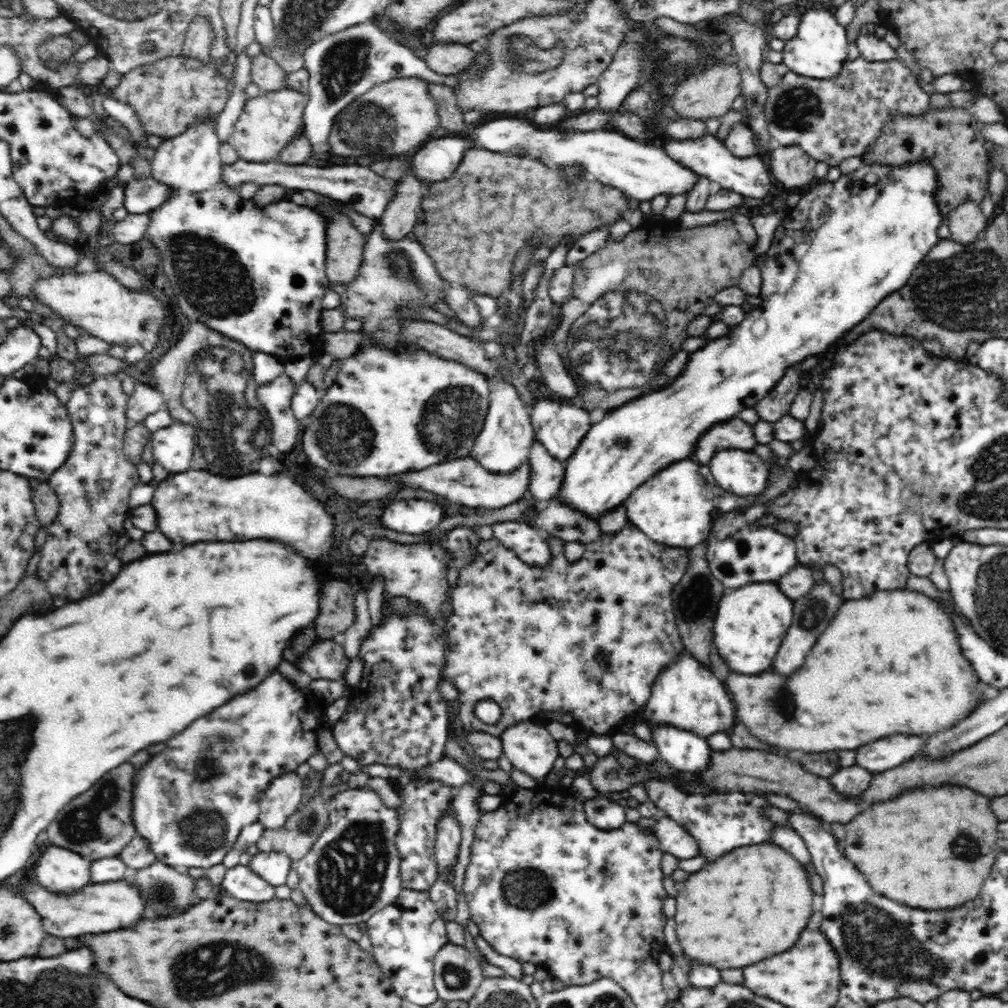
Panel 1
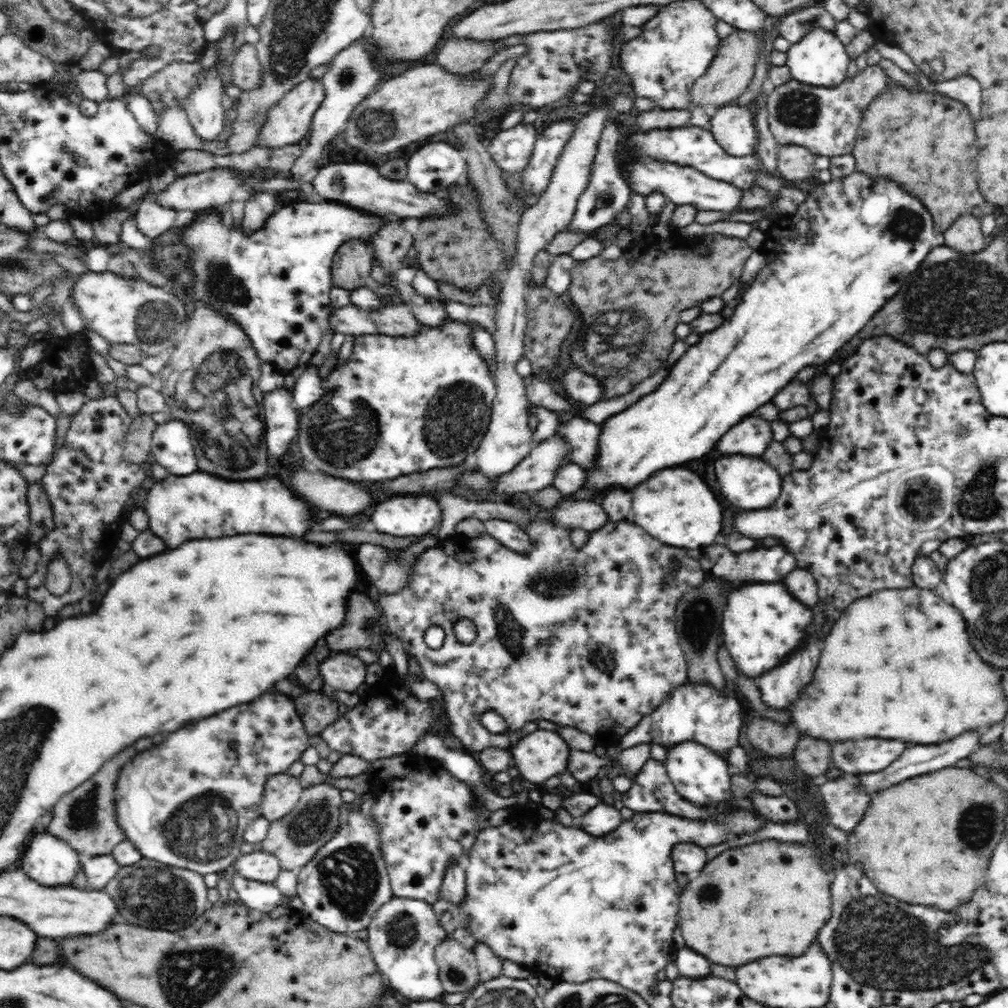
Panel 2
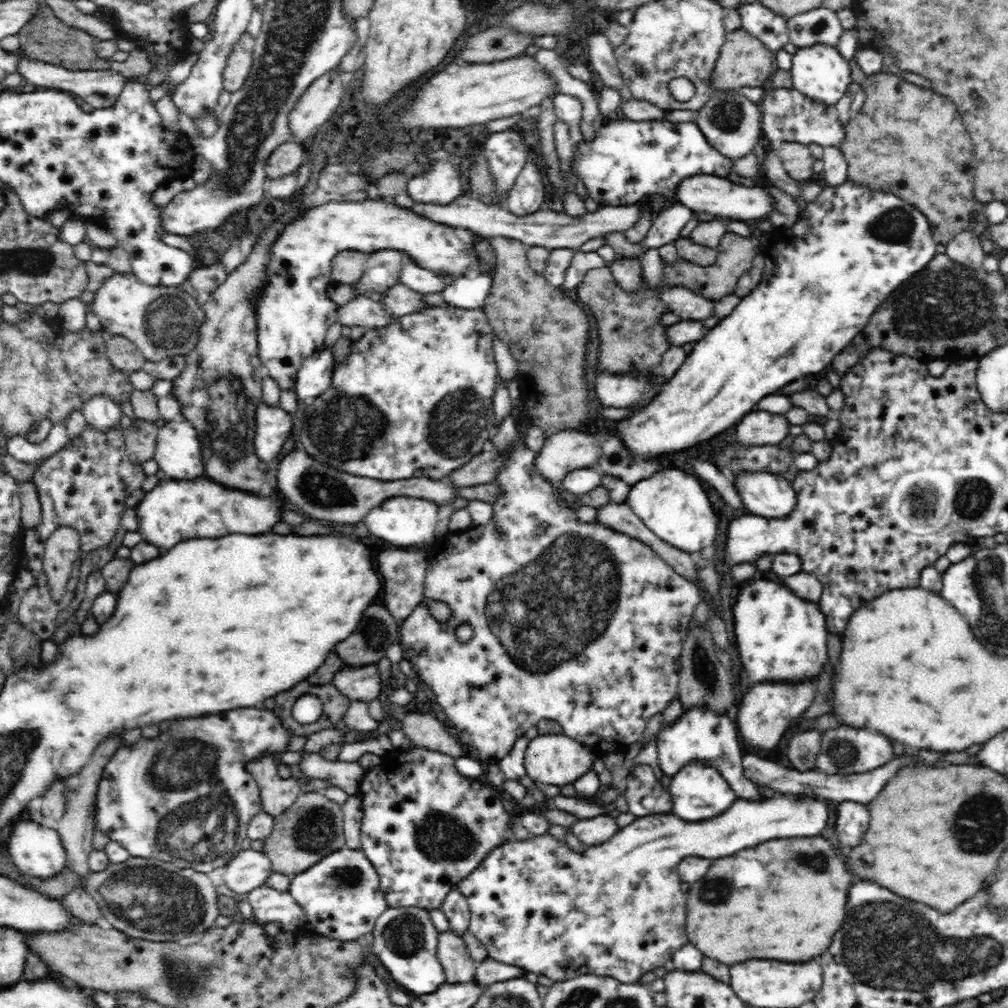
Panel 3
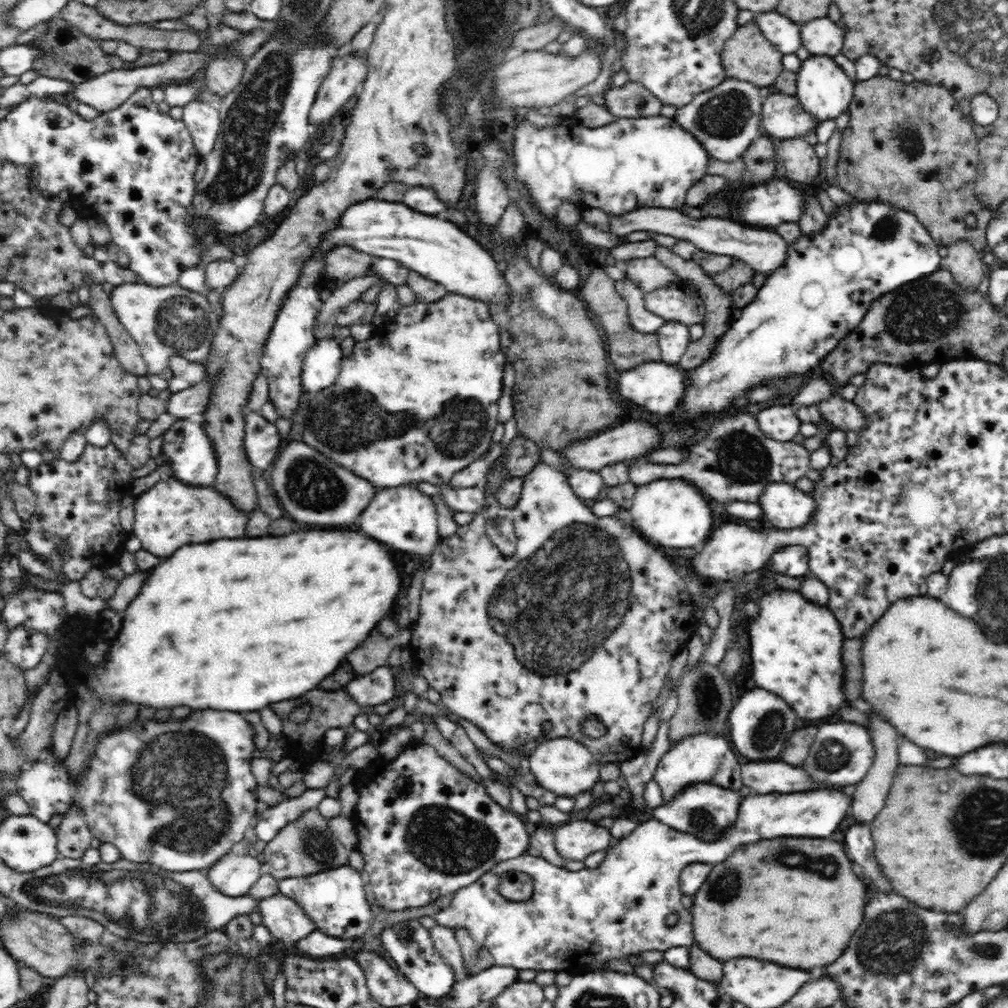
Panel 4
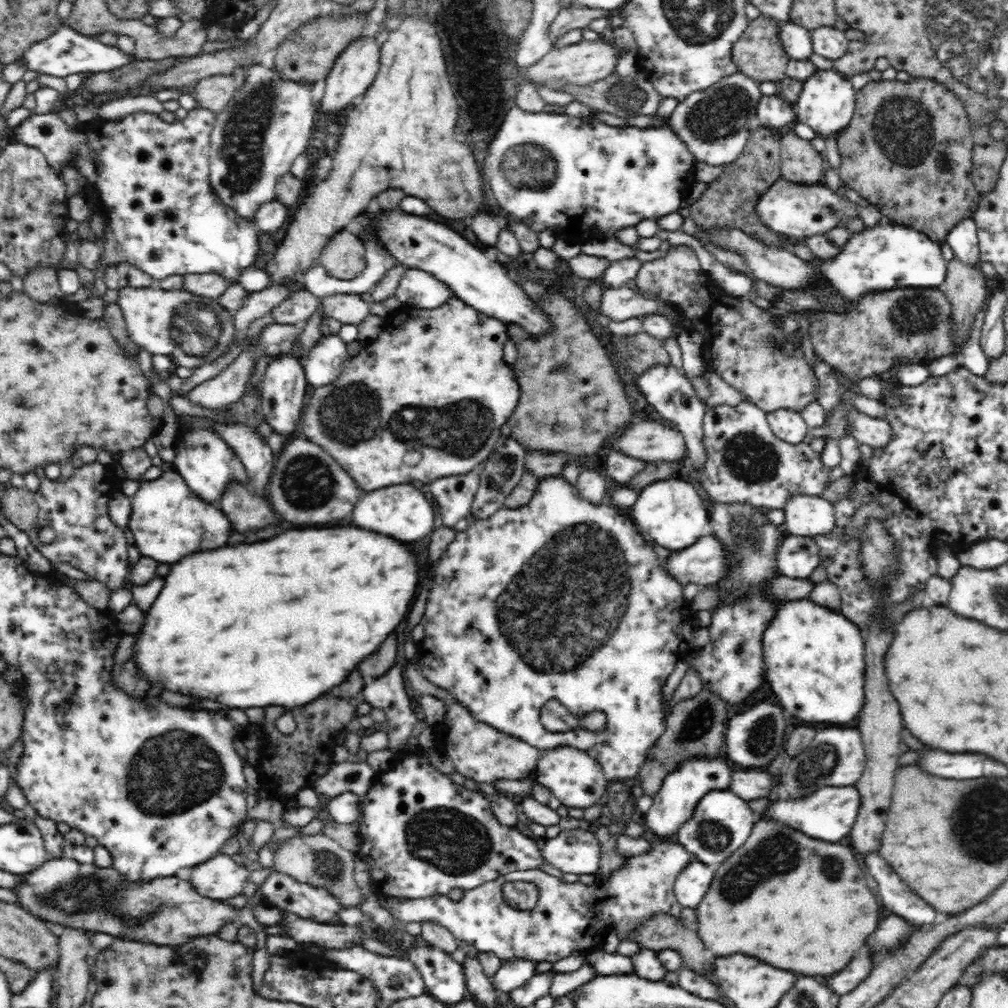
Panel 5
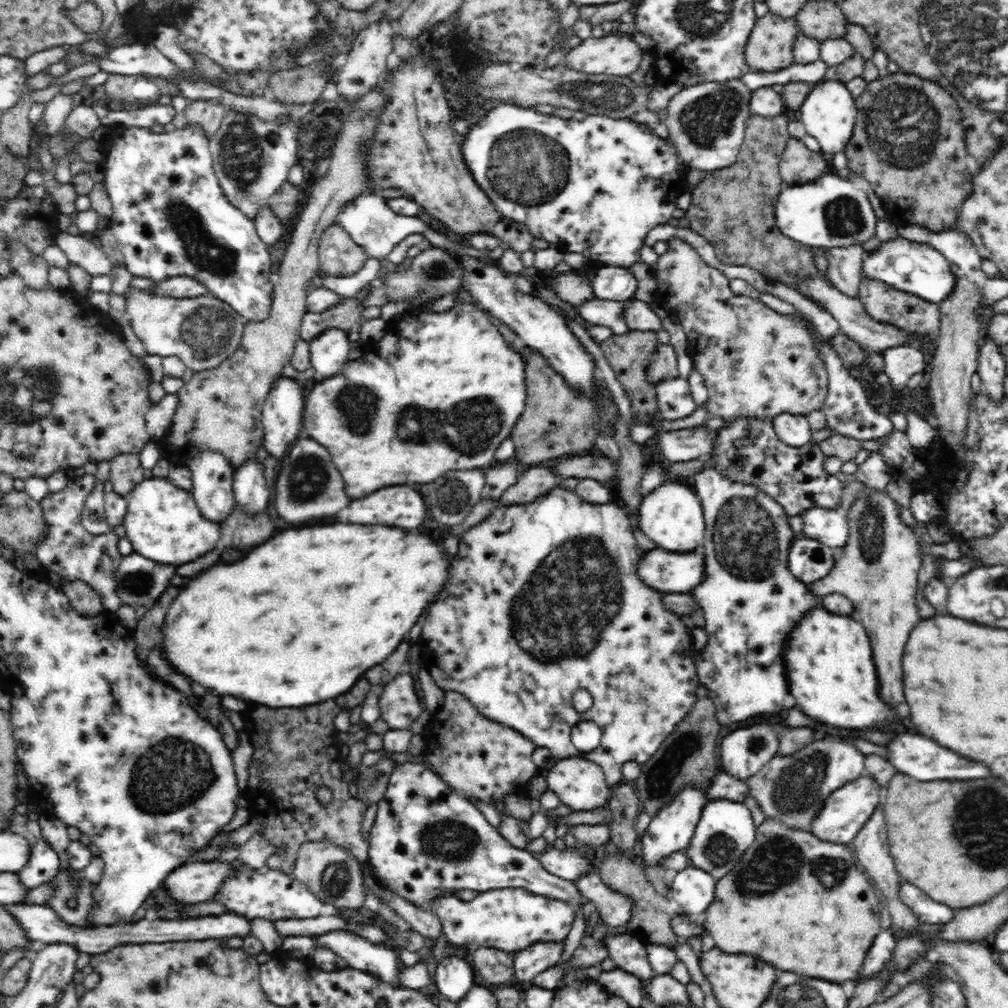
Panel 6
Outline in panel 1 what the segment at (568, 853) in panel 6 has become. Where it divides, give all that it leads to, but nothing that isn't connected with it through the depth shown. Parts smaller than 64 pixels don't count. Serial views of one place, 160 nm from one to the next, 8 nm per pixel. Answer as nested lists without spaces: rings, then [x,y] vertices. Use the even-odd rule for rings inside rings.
[[[594,798],[586,801],[582,809],[584,815],[595,828],[613,832],[628,824],[624,815],[624,806],[608,798]]]

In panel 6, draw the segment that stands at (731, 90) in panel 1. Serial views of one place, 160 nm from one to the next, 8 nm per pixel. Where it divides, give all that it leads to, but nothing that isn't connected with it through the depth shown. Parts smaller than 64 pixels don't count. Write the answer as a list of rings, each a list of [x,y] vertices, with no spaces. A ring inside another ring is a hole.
[[[768,11],[751,30],[745,46],[745,62],[751,70],[776,72],[794,62],[793,44],[800,34],[795,17],[784,18]]]

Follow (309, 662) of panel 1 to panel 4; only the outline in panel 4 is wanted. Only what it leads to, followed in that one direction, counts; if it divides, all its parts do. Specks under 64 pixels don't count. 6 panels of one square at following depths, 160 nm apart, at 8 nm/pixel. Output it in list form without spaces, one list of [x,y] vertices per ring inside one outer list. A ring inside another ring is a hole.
[[[390,665],[356,676],[346,686],[347,693],[363,708],[400,700],[396,696],[396,678]]]

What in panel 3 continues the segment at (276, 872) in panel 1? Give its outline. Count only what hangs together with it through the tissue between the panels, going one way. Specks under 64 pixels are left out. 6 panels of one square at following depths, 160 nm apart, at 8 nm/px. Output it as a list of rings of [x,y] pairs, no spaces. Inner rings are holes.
[[[250,848],[239,851],[234,860],[227,862],[222,879],[224,886],[236,895],[248,895],[264,885],[272,872],[270,859],[262,851]]]

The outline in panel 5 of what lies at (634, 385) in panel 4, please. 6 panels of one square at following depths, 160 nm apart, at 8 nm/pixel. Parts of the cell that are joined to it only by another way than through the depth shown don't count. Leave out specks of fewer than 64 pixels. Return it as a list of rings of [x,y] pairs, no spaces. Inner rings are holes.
[[[658,365],[650,367],[644,374],[639,375],[635,384],[646,397],[647,402],[660,413],[660,416],[666,421],[671,421],[675,428],[684,435],[685,445],[688,448],[686,464],[691,465],[691,470],[699,473],[707,461],[707,452],[703,443],[703,417],[707,408],[705,408],[704,402],[698,398],[690,380],[672,365]]]

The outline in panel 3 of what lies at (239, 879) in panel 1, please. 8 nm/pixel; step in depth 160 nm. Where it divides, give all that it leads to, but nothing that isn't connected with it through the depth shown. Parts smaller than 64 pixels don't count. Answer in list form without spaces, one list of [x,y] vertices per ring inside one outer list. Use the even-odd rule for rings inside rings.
[[[262,885],[248,894],[248,903],[252,905],[256,921],[277,924],[286,933],[307,922],[303,908],[288,891],[281,892]]]

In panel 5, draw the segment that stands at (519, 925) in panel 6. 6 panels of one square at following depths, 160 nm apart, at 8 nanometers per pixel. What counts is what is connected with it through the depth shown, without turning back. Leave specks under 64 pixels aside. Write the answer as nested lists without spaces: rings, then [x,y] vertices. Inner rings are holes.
[[[645,834],[646,846],[638,850],[638,854],[621,854],[625,858],[625,865],[621,869],[614,870],[605,879],[600,879],[594,873],[594,885],[589,888],[580,881],[569,884],[558,880],[550,874],[538,870],[514,871],[510,874],[499,876],[496,880],[477,886],[474,890],[466,890],[464,898],[454,902],[447,895],[427,897],[414,900],[400,900],[394,897],[382,897],[377,894],[377,902],[381,907],[390,912],[392,917],[400,922],[437,922],[447,928],[457,939],[467,942],[475,952],[485,953],[490,951],[503,961],[512,958],[527,958],[533,962],[558,962],[571,952],[578,950],[586,955],[603,943],[608,930],[618,932],[618,936],[626,936],[632,928],[646,918],[654,917],[654,914],[669,914],[674,918],[680,918],[682,905],[678,903],[673,892],[674,880],[678,874],[692,861],[690,853],[678,842],[678,837],[668,837],[662,841],[654,834]],[[506,882],[533,882],[538,887],[539,898],[532,910],[521,911],[509,909],[503,896],[503,886]]]

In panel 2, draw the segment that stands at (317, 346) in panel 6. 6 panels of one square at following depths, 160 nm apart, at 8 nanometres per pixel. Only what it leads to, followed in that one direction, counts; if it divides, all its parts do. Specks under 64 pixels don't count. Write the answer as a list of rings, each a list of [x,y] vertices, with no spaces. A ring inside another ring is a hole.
[[[309,363],[304,371],[296,378],[294,388],[291,390],[295,407],[302,410],[318,402],[324,394],[322,383],[324,380],[319,375],[319,367]]]

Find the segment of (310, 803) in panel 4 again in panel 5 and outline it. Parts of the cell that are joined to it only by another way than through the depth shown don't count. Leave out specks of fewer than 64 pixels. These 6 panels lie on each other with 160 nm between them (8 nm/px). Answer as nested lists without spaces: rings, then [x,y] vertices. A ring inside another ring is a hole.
[[[351,757],[342,764],[332,763],[328,773],[316,782],[314,790],[316,795],[326,799],[334,799],[346,792],[362,799],[372,788],[374,774],[366,761],[357,762]]]

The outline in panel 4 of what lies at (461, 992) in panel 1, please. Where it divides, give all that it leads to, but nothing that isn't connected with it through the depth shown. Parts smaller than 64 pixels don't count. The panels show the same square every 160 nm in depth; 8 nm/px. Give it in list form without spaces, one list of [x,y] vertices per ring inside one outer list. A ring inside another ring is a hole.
[[[437,924],[429,929],[429,933],[439,955],[454,969],[456,980],[460,982],[466,979],[464,957],[462,957],[462,949],[455,937],[455,932]]]

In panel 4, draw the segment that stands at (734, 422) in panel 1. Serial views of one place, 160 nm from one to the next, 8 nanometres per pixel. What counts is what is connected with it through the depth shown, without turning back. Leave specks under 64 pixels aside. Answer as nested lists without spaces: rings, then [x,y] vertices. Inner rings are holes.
[[[774,405],[762,410],[757,416],[760,432],[784,444],[800,432],[802,422],[796,417],[794,405]]]

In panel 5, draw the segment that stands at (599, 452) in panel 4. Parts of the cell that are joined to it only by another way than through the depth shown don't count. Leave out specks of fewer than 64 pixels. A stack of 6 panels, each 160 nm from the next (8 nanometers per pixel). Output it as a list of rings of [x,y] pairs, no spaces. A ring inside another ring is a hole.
[[[642,421],[626,429],[612,449],[626,456],[648,463],[654,461],[686,464],[688,452],[684,435],[673,426],[664,427],[656,422]]]

